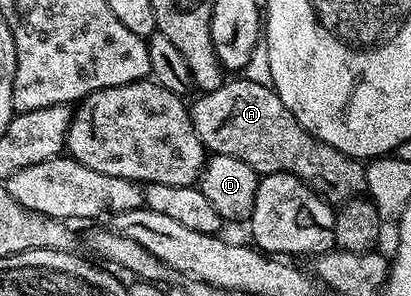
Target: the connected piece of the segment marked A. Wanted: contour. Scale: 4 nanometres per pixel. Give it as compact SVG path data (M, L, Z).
M233 76L230 80L222 81L219 88L204 91L197 103L192 103L189 111L189 119L193 121L195 132L199 140L204 144L209 154L222 154L223 156L235 156L243 160L258 175L267 174L294 174L300 182L306 182L320 198L330 204L344 204L353 198L360 198L366 193L365 169L366 163L359 158L352 158L335 148L331 144L323 144L301 127L291 116L291 112L283 100L279 100L277 91L272 85L264 81L256 82L253 78L241 78L245 76Z

